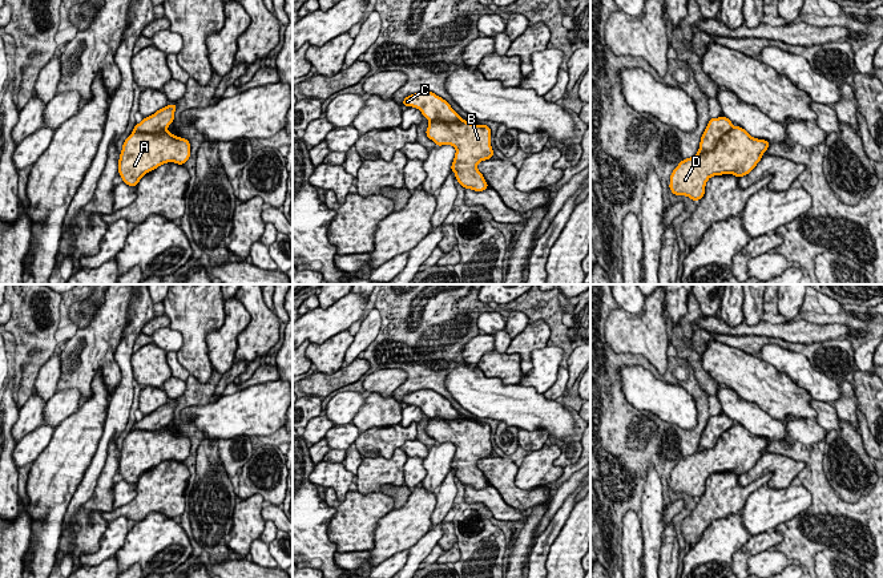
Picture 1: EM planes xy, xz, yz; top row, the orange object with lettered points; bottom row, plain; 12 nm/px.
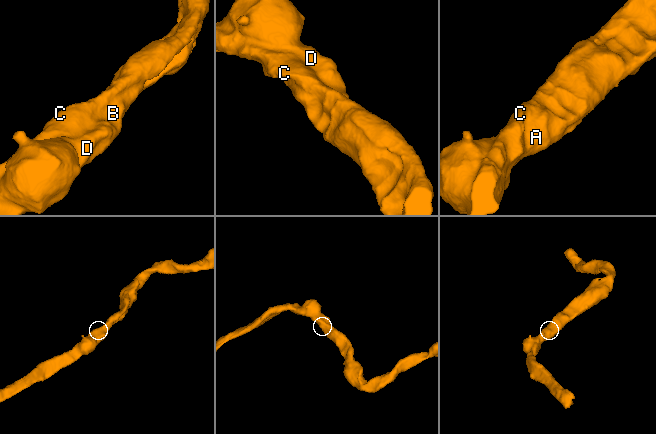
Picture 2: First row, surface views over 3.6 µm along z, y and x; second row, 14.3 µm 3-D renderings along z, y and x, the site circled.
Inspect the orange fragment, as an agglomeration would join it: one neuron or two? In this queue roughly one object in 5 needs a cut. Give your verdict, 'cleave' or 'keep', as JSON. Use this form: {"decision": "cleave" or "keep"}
{"decision": "keep"}

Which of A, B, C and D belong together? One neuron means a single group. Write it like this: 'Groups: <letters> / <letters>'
Groups: A B C D

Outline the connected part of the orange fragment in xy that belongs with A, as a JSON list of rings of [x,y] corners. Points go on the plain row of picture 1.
[[[177,401],[166,403],[144,416],[125,437],[118,457],[118,472],[128,484],[137,484],[146,470],[164,461],[184,462],[189,457],[190,440],[166,428],[174,419],[176,405]]]

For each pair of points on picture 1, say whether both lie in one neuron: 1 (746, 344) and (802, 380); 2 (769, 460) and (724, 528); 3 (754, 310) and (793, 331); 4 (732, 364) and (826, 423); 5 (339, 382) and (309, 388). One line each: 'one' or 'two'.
1: two
2: two
3: two
4: two
5: one

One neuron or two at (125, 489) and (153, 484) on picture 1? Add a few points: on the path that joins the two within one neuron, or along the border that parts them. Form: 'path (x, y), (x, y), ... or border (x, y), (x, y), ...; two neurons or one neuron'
path (128, 498), (132, 502), (144, 493); one neuron

